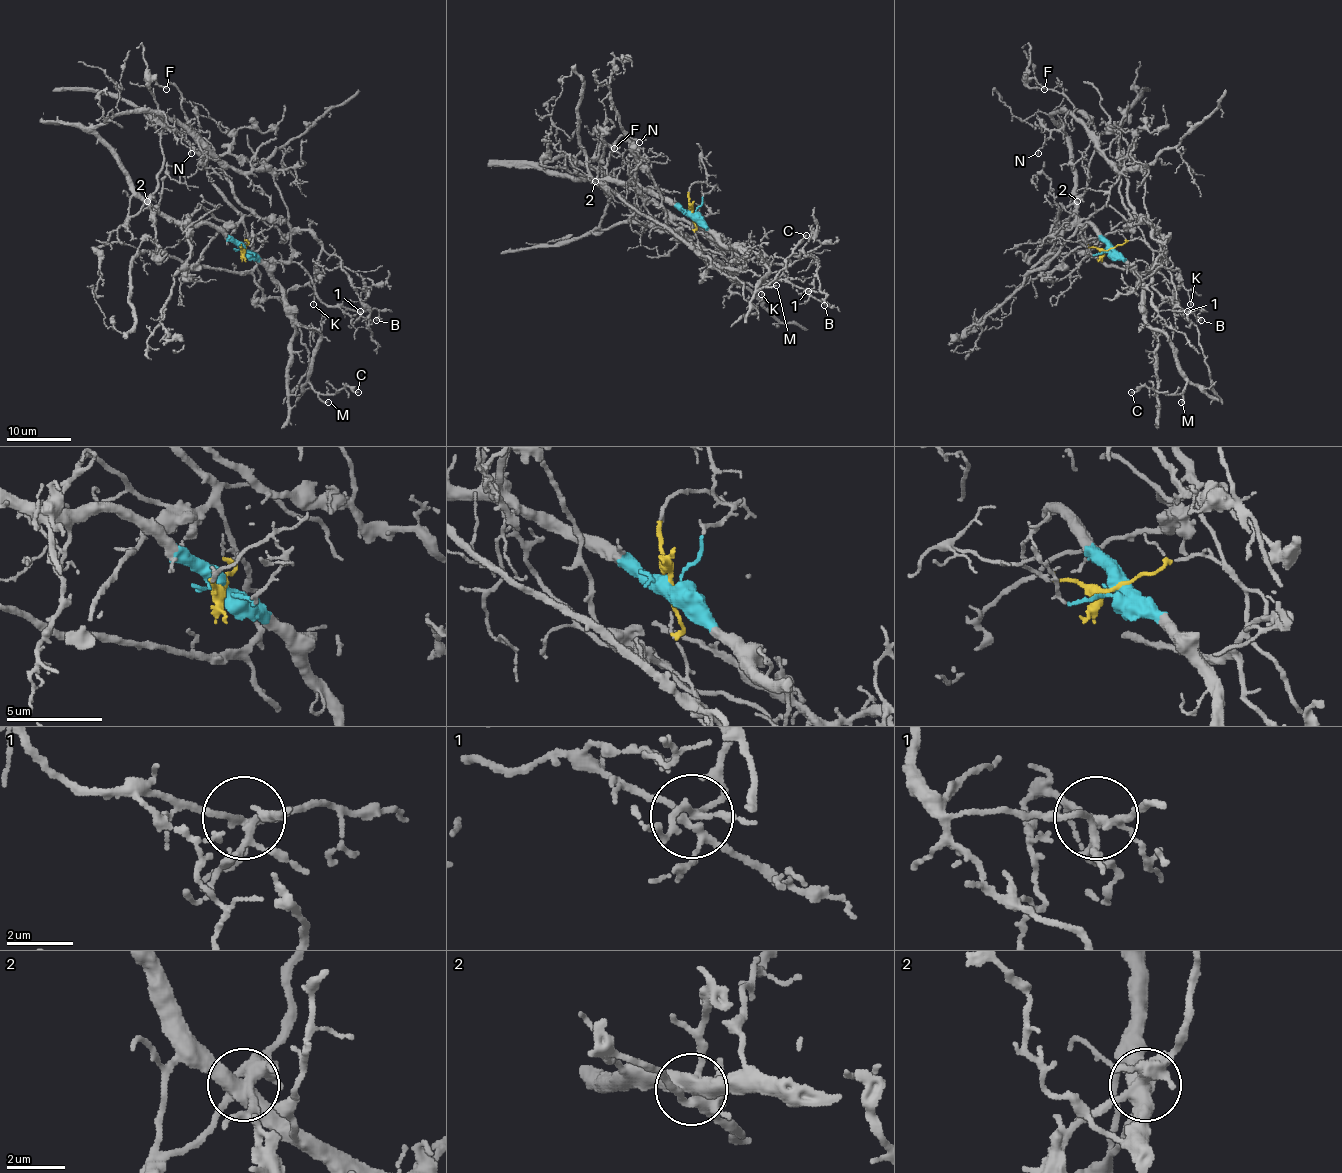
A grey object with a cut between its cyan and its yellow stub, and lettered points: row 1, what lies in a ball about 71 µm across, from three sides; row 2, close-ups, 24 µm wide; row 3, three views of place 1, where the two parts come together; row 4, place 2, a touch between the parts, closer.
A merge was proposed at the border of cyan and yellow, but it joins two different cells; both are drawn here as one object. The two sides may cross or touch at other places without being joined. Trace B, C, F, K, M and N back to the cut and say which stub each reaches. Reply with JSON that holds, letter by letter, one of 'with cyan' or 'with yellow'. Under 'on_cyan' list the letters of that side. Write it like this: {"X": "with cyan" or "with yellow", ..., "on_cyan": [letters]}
{"B": "with yellow", "C": "with cyan", "F": "with yellow", "K": "with yellow", "M": "with cyan", "N": "with cyan", "on_cyan": ["C", "M", "N"]}

